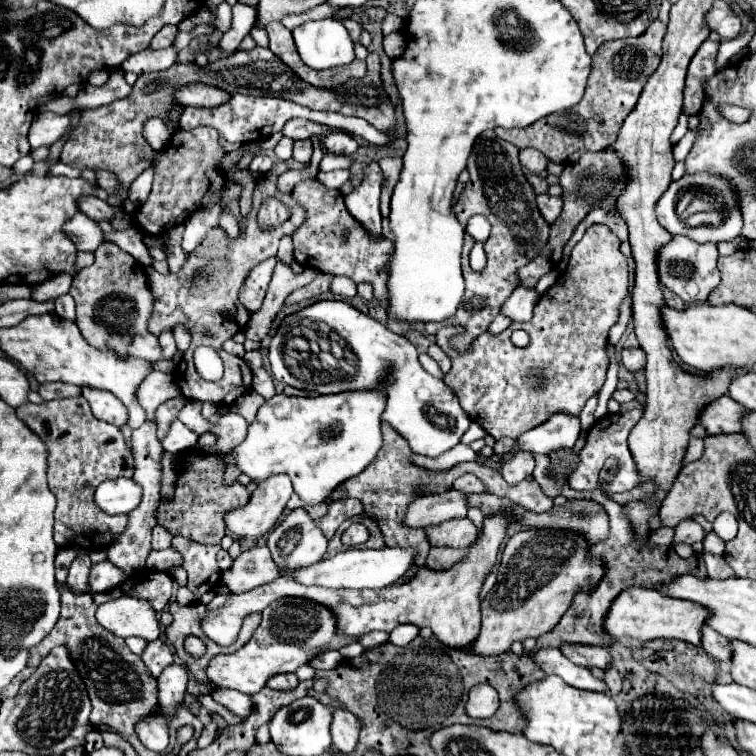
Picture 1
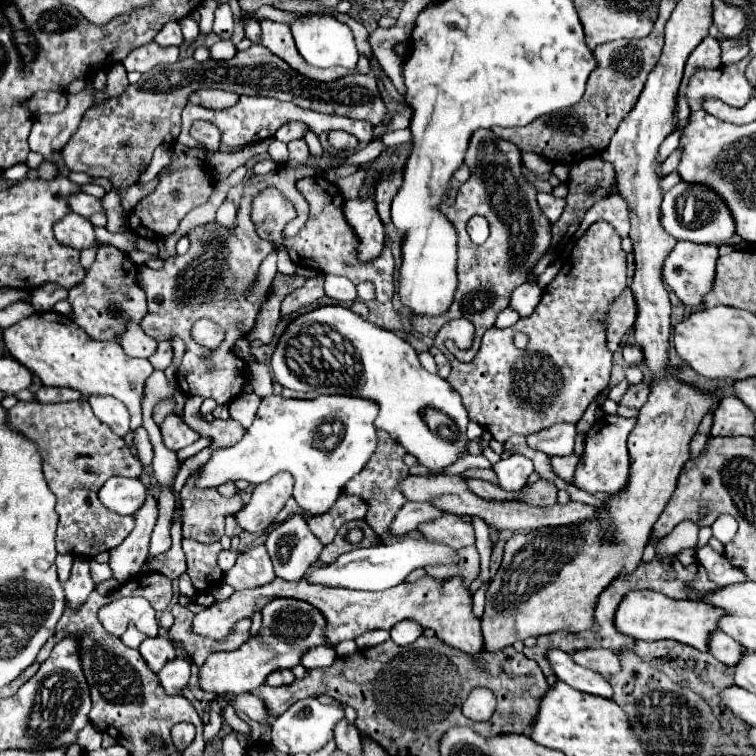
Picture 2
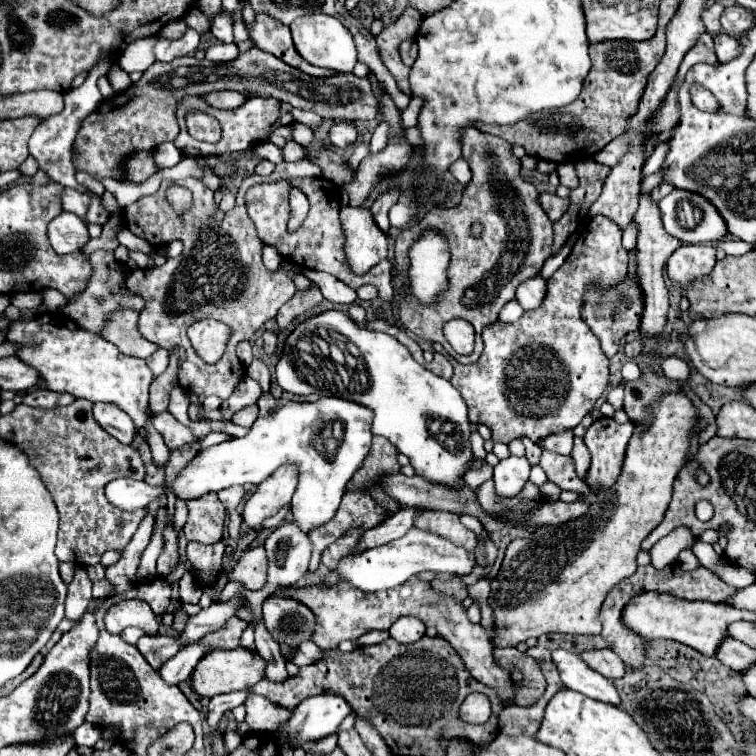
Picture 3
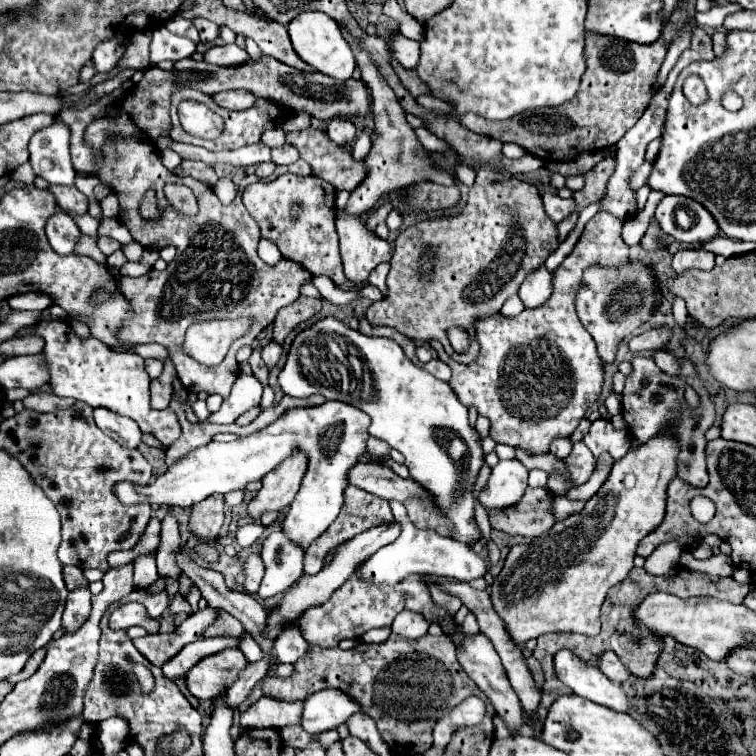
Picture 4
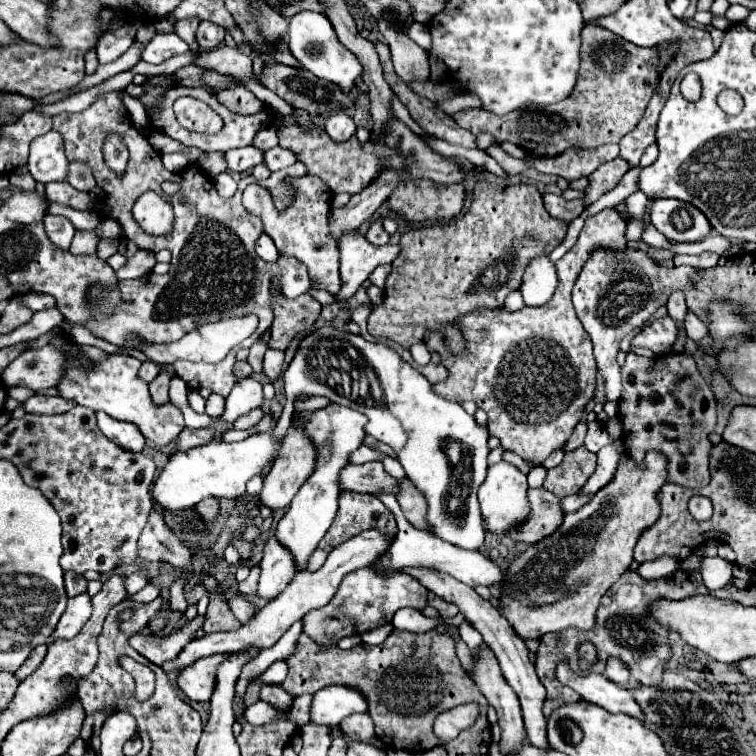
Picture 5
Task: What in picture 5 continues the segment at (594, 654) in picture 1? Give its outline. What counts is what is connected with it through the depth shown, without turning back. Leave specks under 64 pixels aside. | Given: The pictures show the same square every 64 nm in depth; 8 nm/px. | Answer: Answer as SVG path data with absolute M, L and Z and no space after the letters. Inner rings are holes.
M610 660L610 664L606 664L606 678L622 686L622 684L628 682L630 670L628 670L626 664L622 664L620 660Z

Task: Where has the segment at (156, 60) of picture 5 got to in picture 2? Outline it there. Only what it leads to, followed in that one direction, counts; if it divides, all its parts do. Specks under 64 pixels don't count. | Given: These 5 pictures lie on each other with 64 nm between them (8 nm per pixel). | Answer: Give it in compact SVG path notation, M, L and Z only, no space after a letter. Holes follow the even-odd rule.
M187 17L180 21L180 27L186 44L194 44L194 42L198 42L198 38L200 38L200 30L198 30L198 24L196 24L196 22Z

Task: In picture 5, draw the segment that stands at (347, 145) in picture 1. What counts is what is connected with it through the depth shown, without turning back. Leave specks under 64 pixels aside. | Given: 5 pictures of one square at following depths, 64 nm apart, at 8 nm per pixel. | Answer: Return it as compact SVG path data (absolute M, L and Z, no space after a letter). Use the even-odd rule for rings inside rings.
M332 112L324 122L324 130L334 142L346 142L348 138L354 136L356 124L346 112Z

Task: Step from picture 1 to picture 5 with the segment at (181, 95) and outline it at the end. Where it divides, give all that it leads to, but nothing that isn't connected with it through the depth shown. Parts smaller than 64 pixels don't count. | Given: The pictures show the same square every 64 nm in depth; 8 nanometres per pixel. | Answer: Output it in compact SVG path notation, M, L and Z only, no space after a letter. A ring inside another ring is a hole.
M238 86L238 88L232 88L230 92L220 92L218 94L218 100L220 104L224 104L228 110L236 112L236 114L256 114L258 110L262 110L262 102L250 92L246 90L244 86Z

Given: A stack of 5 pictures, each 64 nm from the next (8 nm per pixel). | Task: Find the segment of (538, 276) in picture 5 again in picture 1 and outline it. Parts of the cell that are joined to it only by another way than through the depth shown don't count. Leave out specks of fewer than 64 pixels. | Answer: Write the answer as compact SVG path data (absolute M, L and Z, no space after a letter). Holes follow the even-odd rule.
M518 286L510 298L506 300L506 304L502 306L502 314L512 318L512 322L524 322L524 320L530 320L532 316L532 310L538 302L540 294L536 292L536 288L522 288Z

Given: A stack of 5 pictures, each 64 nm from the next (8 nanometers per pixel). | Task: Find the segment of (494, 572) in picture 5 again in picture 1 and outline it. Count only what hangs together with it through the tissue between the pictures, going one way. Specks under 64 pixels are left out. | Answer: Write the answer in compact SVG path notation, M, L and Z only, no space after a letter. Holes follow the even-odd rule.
M348 548L344 552L338 552L334 558L320 560L318 564L312 564L310 568L304 568L302 572L280 572L280 576L298 580L302 584L316 584L316 586L326 586L326 588L372 588L380 590L386 588L394 582L398 582L414 564L418 550L416 548L380 548L380 550L370 550L370 548Z

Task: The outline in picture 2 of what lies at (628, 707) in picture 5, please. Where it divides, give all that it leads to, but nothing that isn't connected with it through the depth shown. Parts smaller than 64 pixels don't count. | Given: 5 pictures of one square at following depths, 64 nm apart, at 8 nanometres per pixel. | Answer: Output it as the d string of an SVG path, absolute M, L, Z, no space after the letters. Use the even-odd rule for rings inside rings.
M550 650L548 660L550 660L558 680L566 682L568 686L572 686L572 688L576 688L580 692L592 694L592 696L612 698L614 690L612 690L610 682L602 674L592 672L592 670L576 664L570 654L566 654L562 650Z

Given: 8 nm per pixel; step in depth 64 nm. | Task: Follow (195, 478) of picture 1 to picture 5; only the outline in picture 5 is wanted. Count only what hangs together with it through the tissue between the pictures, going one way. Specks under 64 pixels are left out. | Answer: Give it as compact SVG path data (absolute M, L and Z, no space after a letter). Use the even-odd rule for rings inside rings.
M210 498L210 500L202 500L202 504L196 506L200 516L206 520L206 522L214 522L216 516L218 516L218 500Z

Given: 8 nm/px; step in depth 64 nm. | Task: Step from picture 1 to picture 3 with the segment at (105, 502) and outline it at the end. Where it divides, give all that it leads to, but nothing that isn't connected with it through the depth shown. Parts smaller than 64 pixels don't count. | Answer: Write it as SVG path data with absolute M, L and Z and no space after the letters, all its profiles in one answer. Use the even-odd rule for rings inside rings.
M264 392L258 400L258 420L244 438L232 438L228 442L200 450L170 484L164 482L162 486L146 486L146 482L140 480L118 478L106 486L108 500L116 508L134 510L146 508L152 500L172 490L176 498L188 502L230 486L258 484L266 480L266 476L270 476L278 466L296 464L300 474L291 500L290 522L298 524L304 534L318 528L320 524L324 526L336 514L348 480L362 466L362 460L370 452L370 424L374 414L368 408L342 398L320 398L318 402L304 404L288 402L276 412L270 412L276 402L278 400L270 392Z

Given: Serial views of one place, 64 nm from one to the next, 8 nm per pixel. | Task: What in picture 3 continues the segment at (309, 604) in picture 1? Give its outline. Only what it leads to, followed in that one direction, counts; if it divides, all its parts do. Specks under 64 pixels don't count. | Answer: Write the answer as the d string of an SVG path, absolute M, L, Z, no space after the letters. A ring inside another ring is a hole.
M268 598L264 602L264 622L278 642L298 644L310 640L314 616L304 604L290 604L290 598ZM246 648L214 650L214 652L206 654L194 668L192 688L196 690L196 694L200 694L204 698L212 698L216 694L226 694L226 692L232 692L238 688L248 688L264 678L264 666L266 666L266 662L258 654L252 654Z

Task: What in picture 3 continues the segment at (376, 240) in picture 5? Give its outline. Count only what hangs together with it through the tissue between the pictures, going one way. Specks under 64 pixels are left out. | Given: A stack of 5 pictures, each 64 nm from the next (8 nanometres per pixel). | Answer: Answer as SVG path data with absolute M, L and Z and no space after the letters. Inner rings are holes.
M392 190L392 192L386 192L384 196L380 196L374 204L372 204L372 218L374 218L374 222L378 224L378 228L384 232L384 234L388 234L388 230L390 230L390 224L388 224L388 210L398 202L398 196L400 196L400 192L398 190Z

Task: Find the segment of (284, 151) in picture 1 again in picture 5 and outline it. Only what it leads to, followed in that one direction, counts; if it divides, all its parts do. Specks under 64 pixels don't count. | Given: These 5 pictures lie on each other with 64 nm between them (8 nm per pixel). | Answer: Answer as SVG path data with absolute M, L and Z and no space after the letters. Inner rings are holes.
M244 146L244 148L236 148L236 150L226 152L226 162L228 162L230 170L246 172L248 168L254 168L256 164L260 164L264 160L262 154L264 152L258 152L258 148Z

